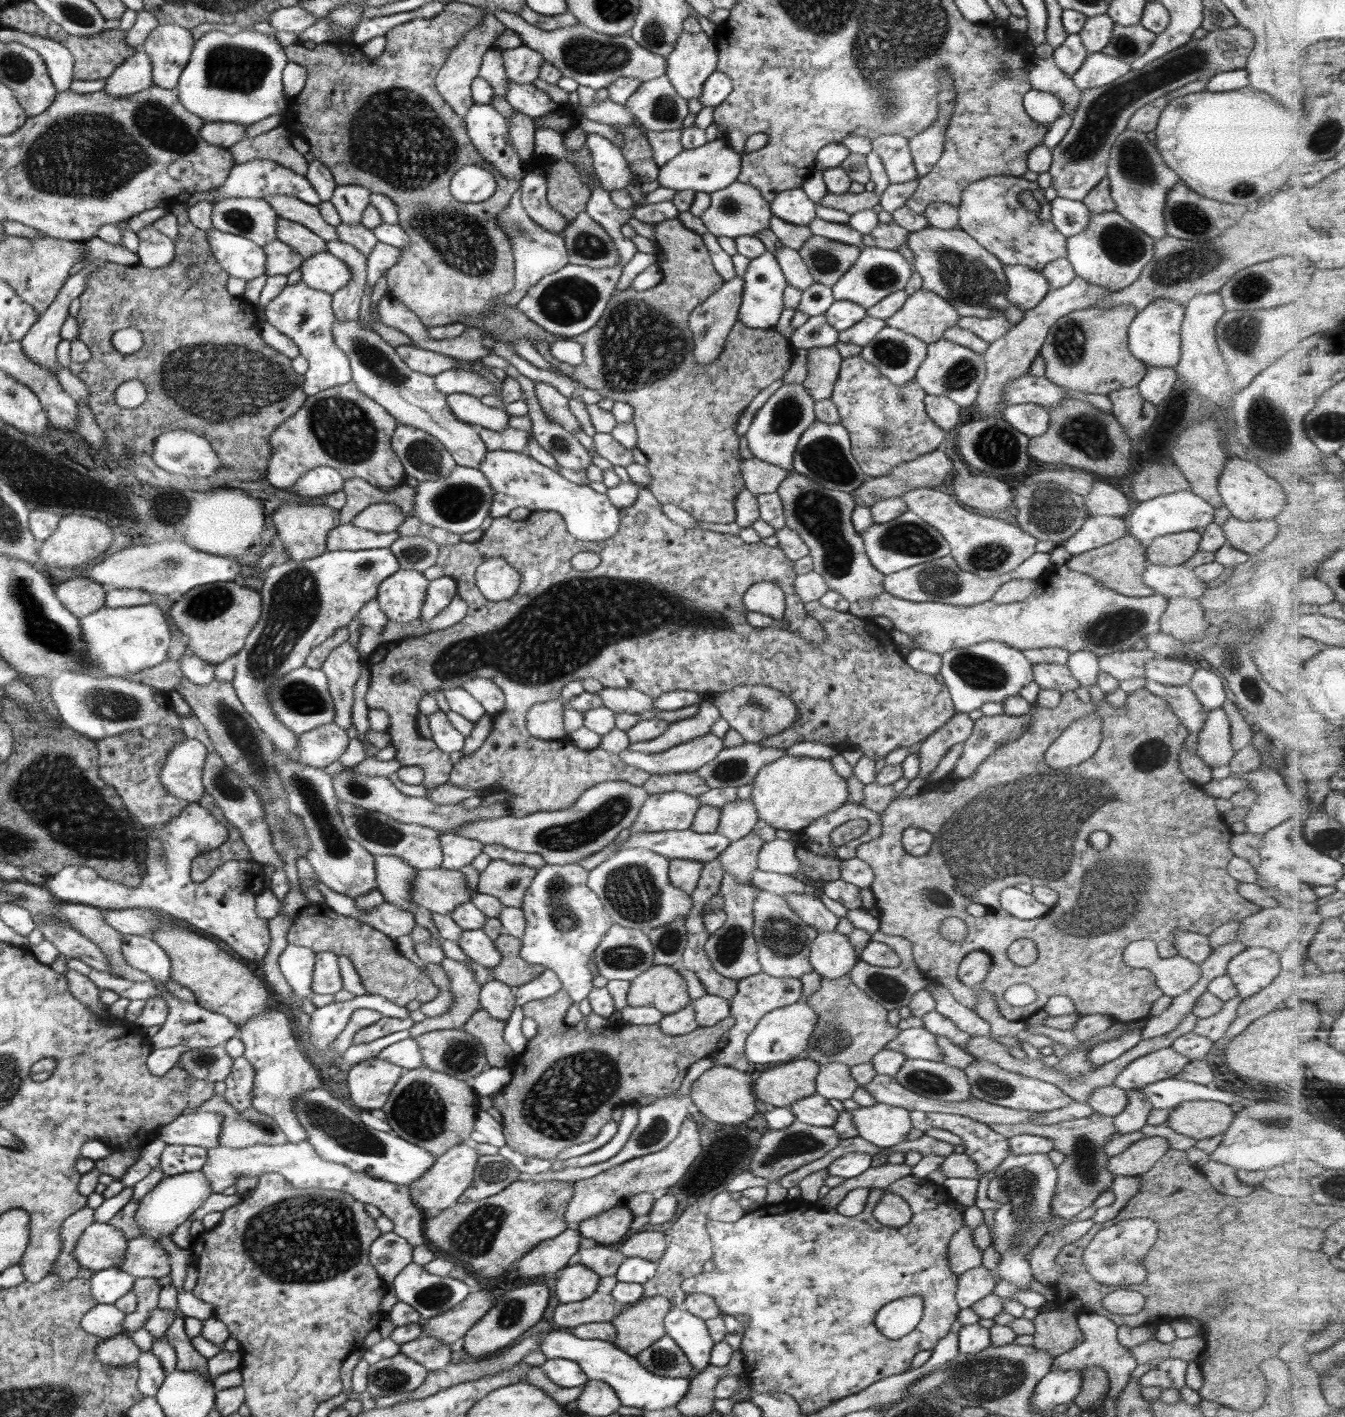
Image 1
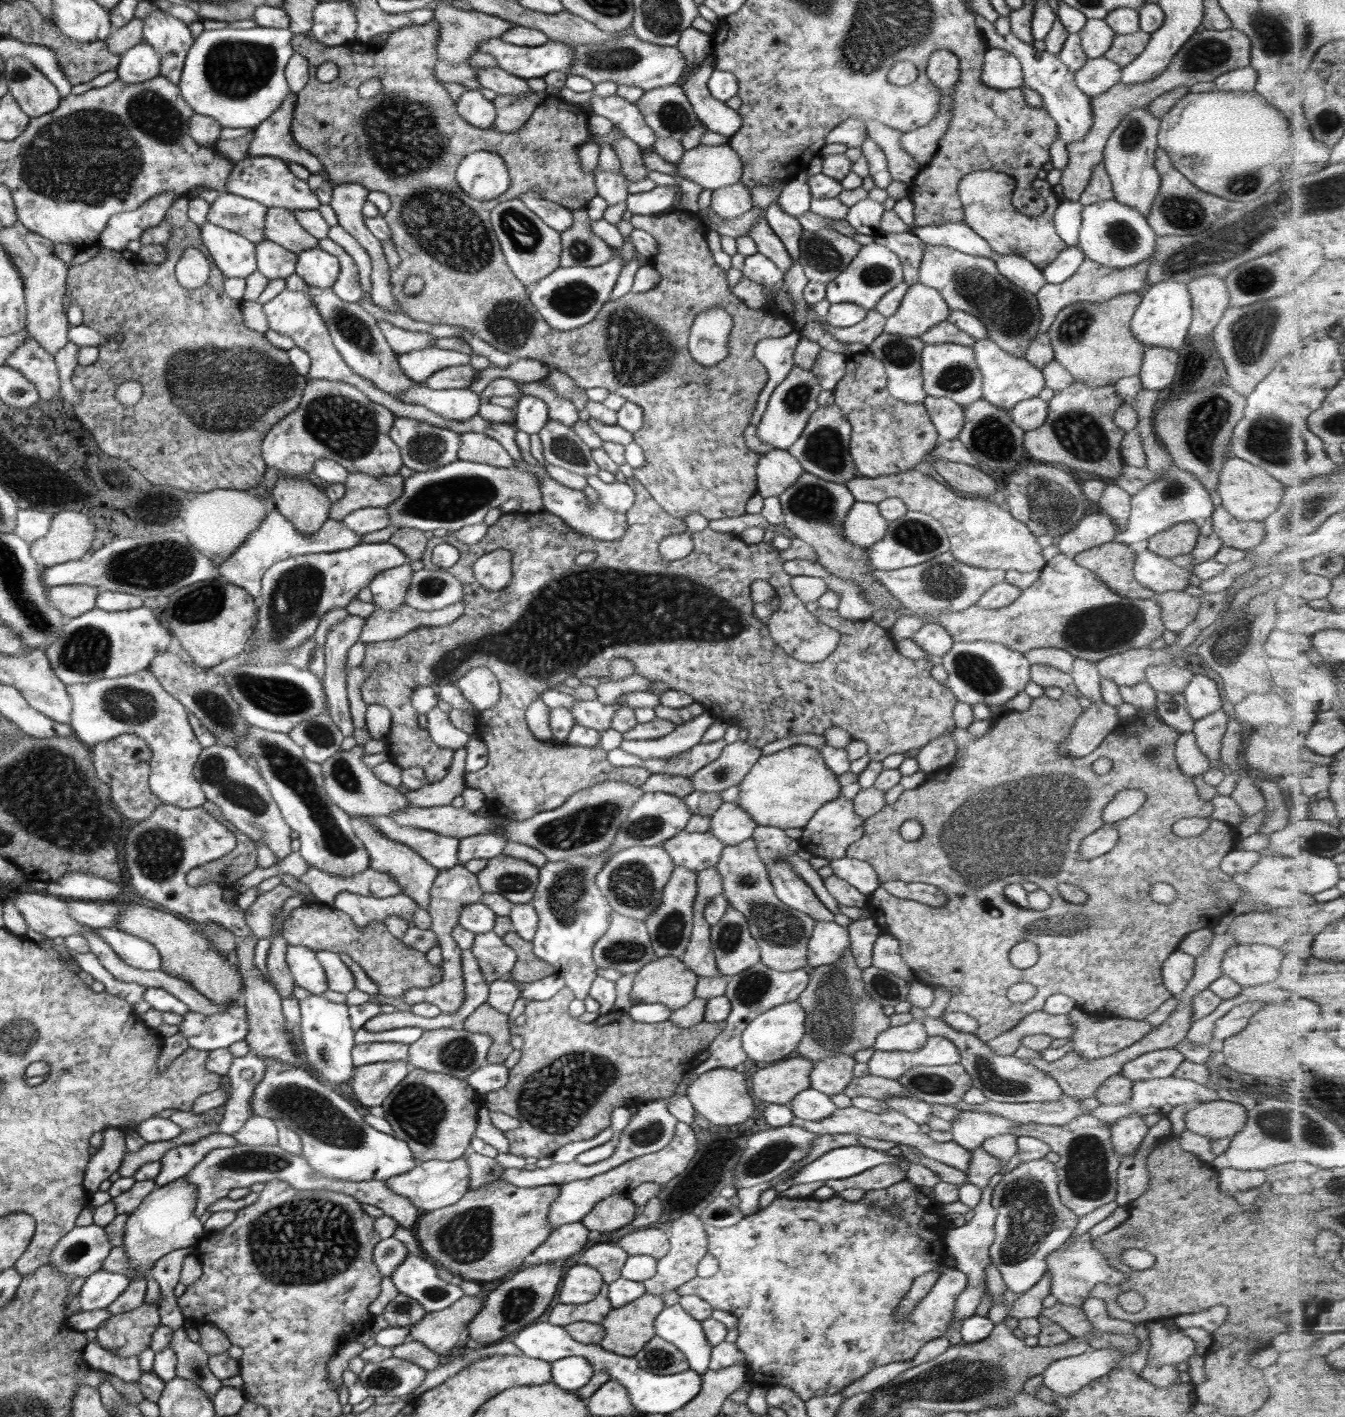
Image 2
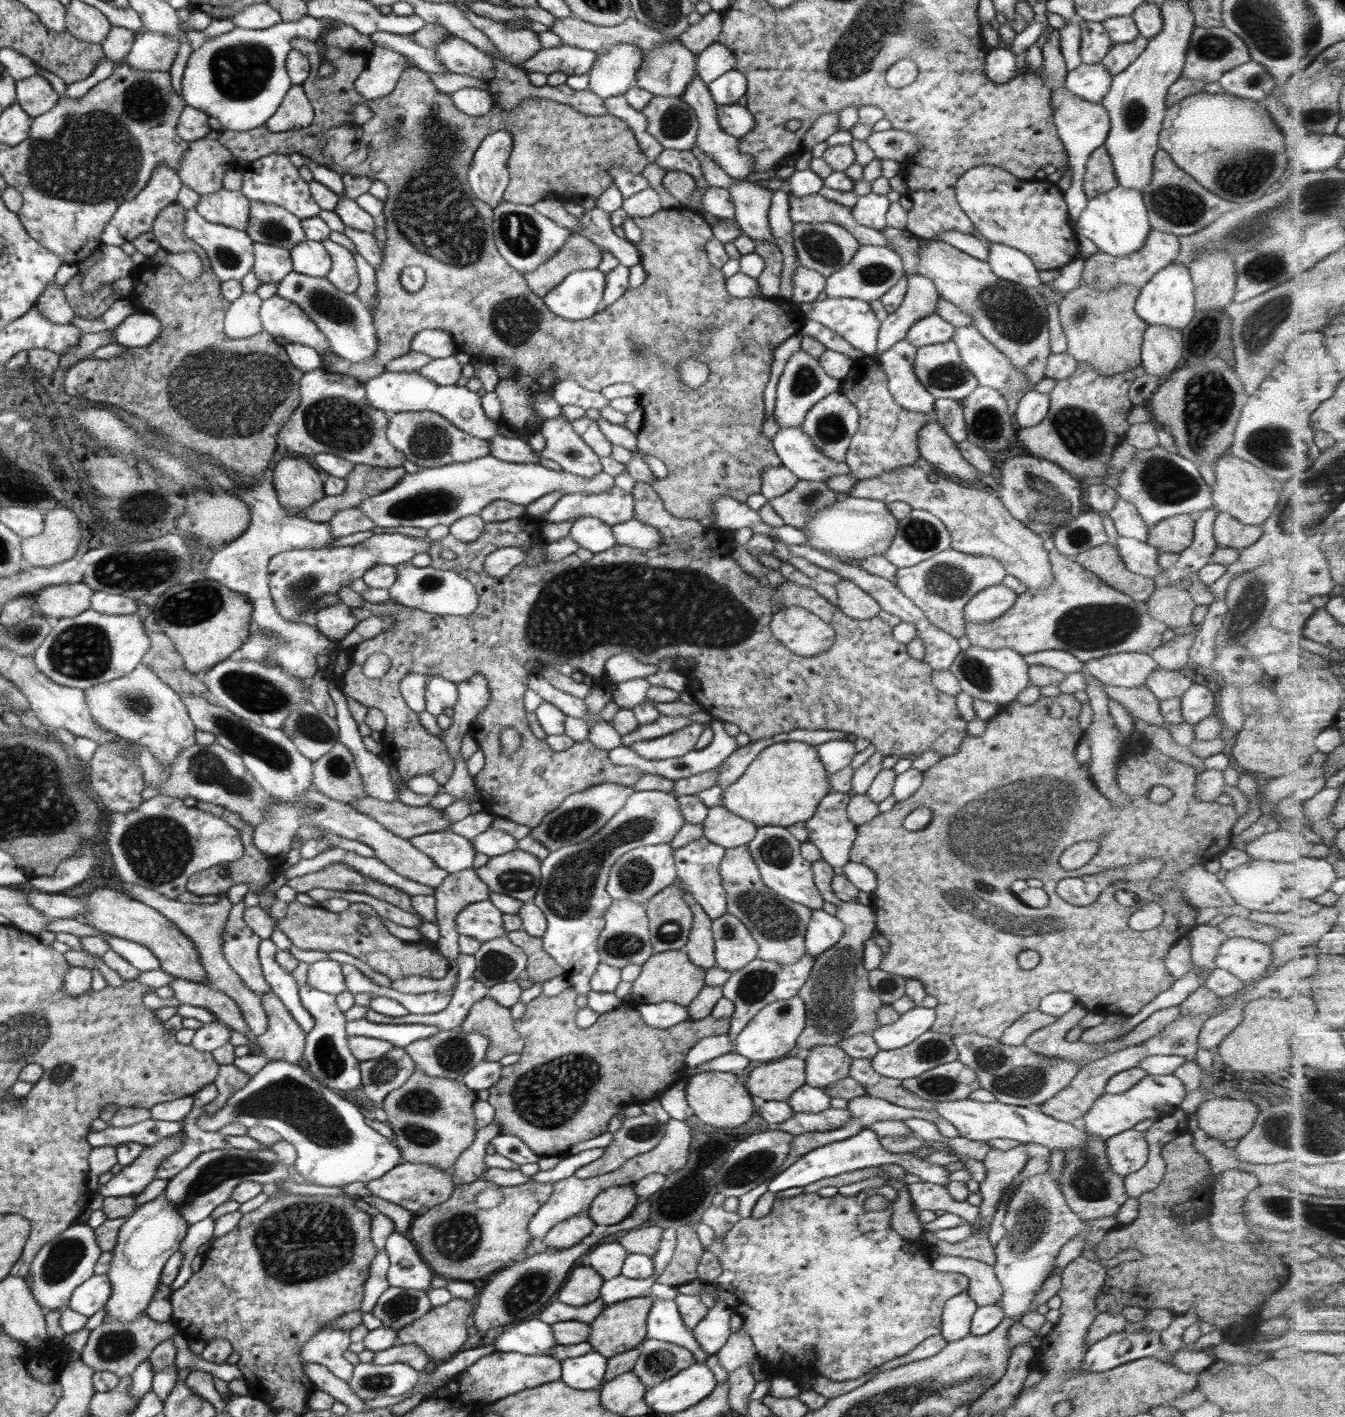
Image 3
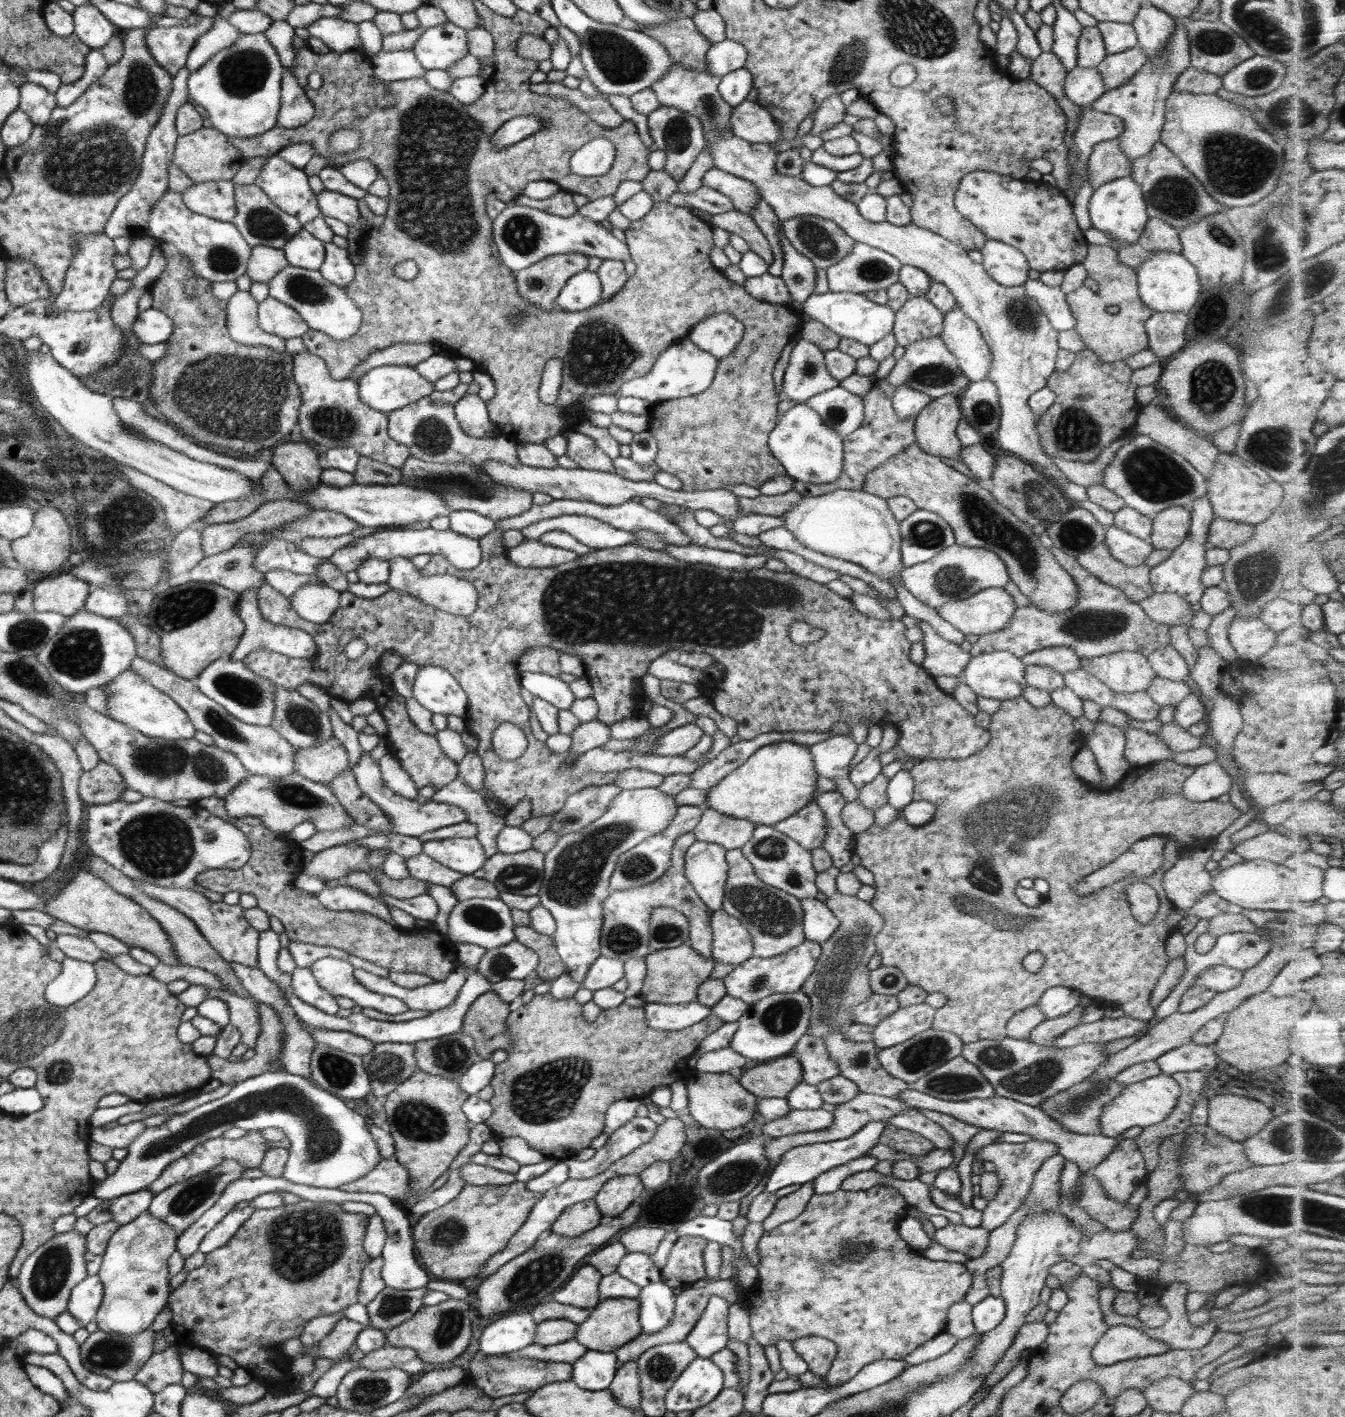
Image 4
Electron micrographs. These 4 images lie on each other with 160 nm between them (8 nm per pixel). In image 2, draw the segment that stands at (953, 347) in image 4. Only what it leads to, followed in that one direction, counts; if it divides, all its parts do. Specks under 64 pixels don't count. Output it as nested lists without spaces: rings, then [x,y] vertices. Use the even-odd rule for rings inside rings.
[[[990,338],[976,340],[974,346],[974,362],[982,374],[983,398],[992,404],[1009,410],[1022,400],[1036,398],[1045,387],[1045,378],[1038,368],[1031,366],[1024,358],[1016,358],[1002,350]]]

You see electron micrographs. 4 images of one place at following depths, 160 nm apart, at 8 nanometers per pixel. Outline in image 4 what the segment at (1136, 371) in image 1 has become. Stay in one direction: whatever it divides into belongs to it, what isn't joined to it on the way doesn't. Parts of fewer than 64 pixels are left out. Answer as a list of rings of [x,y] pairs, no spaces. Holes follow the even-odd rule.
[[[1089,244],[1088,256],[1081,264],[1088,271],[1087,277],[1096,280],[1098,292],[1083,285],[1065,296],[1075,318],[1073,329],[1078,332],[1087,348],[1106,363],[1125,361],[1132,354],[1146,349],[1148,337],[1145,322],[1154,311],[1140,301],[1135,270],[1120,263],[1118,251],[1106,245]]]

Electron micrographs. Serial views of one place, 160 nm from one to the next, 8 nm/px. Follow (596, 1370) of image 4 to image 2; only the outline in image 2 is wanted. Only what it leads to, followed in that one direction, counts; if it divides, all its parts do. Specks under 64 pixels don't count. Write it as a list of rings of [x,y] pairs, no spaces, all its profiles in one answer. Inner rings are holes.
[[[570,1356],[551,1362],[551,1369],[553,1382],[567,1391],[583,1388],[595,1373],[583,1356]]]

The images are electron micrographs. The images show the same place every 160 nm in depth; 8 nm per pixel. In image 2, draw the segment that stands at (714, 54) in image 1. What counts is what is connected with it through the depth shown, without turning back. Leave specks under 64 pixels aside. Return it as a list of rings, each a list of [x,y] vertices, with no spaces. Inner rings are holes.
[[[709,52],[693,71],[684,71],[678,83],[681,82],[688,102],[705,128],[729,138],[742,126],[742,117],[737,110],[710,94],[707,82],[715,69],[710,53],[712,52]]]

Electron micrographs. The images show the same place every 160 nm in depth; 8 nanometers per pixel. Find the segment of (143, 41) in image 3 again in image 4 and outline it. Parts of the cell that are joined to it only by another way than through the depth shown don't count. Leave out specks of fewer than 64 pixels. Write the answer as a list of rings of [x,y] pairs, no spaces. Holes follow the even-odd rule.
[[[219,14],[215,16],[201,16],[195,25],[183,24],[181,26],[172,26],[172,28],[159,28],[155,26],[146,31],[145,41],[147,49],[150,51],[151,57],[162,67],[174,76],[180,69],[184,68],[187,58],[189,57],[190,49],[194,46],[196,39],[202,34],[211,30],[212,24],[216,17],[221,17]]]

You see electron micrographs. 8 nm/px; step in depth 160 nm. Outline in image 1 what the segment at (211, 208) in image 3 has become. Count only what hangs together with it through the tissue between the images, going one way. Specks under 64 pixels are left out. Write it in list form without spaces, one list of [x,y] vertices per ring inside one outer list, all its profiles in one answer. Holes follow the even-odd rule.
[[[225,198],[213,203],[212,226],[222,232],[248,238],[258,246],[266,246],[276,241],[277,212],[263,198]]]

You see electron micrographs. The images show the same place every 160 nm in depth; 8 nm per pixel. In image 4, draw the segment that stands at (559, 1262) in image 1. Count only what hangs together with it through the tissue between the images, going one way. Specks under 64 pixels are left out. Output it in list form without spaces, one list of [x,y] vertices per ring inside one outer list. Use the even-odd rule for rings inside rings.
[[[594,1200],[576,1203],[566,1208],[565,1212],[554,1222],[552,1233],[574,1238],[594,1229],[602,1220],[598,1206]]]

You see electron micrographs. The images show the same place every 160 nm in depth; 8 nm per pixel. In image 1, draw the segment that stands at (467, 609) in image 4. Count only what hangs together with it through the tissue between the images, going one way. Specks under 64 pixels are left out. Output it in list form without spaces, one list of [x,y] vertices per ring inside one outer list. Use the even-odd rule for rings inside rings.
[[[442,576],[429,580],[426,598],[421,608],[421,618],[432,620],[439,612],[442,612],[456,595],[456,584],[453,578]]]

